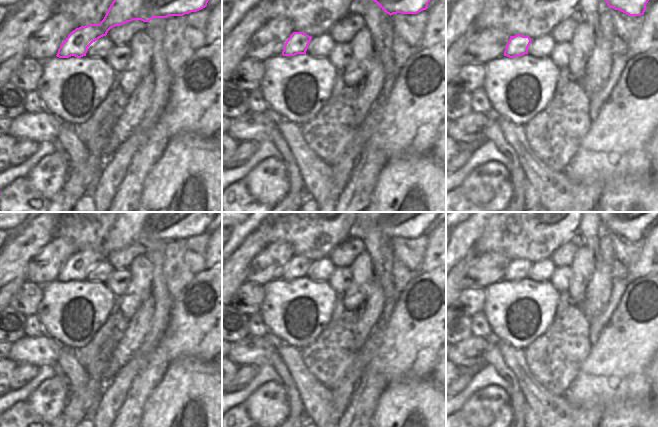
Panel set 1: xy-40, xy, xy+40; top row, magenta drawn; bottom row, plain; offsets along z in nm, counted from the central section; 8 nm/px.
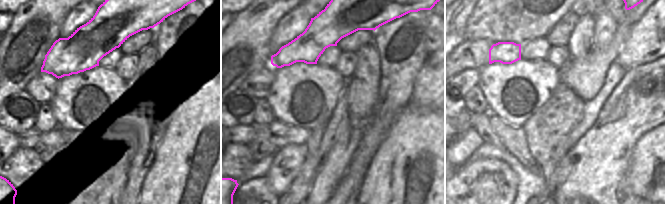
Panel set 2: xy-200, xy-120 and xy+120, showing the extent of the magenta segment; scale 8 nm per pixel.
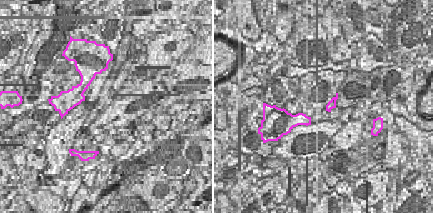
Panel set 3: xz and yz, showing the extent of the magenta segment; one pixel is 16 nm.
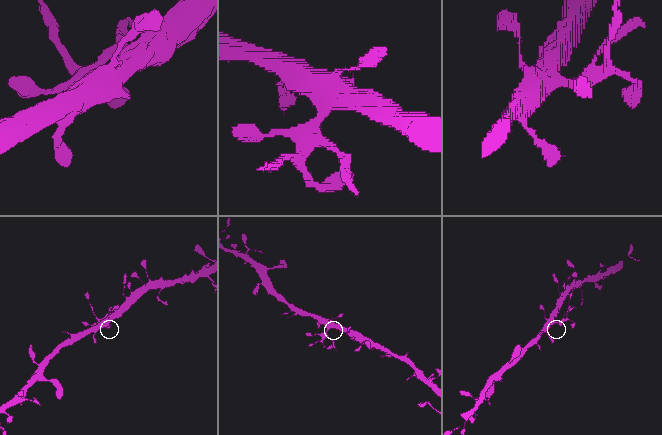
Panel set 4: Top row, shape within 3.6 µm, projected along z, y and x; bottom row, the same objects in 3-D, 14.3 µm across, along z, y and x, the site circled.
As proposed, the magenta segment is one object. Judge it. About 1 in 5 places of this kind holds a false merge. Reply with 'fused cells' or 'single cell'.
single cell

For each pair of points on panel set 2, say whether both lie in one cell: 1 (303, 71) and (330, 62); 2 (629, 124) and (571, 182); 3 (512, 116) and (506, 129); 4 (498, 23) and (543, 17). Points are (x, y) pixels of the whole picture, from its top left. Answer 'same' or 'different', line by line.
1: different
2: same
3: different
4: same

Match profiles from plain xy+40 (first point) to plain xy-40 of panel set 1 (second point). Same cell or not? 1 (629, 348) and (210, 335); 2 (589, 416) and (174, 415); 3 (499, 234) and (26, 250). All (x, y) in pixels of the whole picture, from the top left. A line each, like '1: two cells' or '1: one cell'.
1: one cell
2: two cells
3: two cells

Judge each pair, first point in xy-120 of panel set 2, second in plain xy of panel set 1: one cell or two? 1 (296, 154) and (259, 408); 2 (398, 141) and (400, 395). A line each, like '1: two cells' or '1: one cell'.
1: one cell
2: one cell

